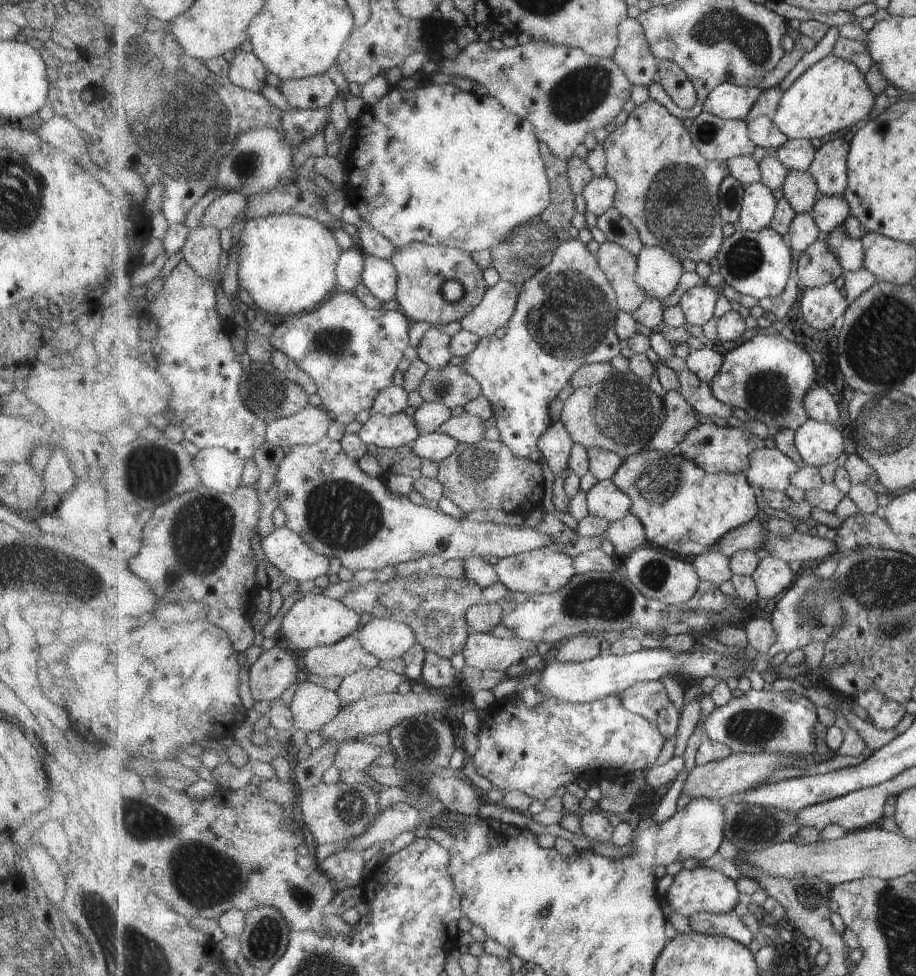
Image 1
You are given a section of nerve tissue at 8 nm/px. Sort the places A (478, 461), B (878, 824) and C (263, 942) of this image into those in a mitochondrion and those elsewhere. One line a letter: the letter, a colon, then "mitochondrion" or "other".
A: mitochondrion
B: other
C: mitochondrion

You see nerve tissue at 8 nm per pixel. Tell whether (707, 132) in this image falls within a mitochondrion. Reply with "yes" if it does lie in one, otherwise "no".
yes

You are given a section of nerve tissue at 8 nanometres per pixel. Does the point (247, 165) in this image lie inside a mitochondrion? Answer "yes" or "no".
yes

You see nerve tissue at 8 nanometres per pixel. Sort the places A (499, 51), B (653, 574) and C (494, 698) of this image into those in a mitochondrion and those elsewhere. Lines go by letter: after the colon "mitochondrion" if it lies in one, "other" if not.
A: other
B: mitochondrion
C: other

